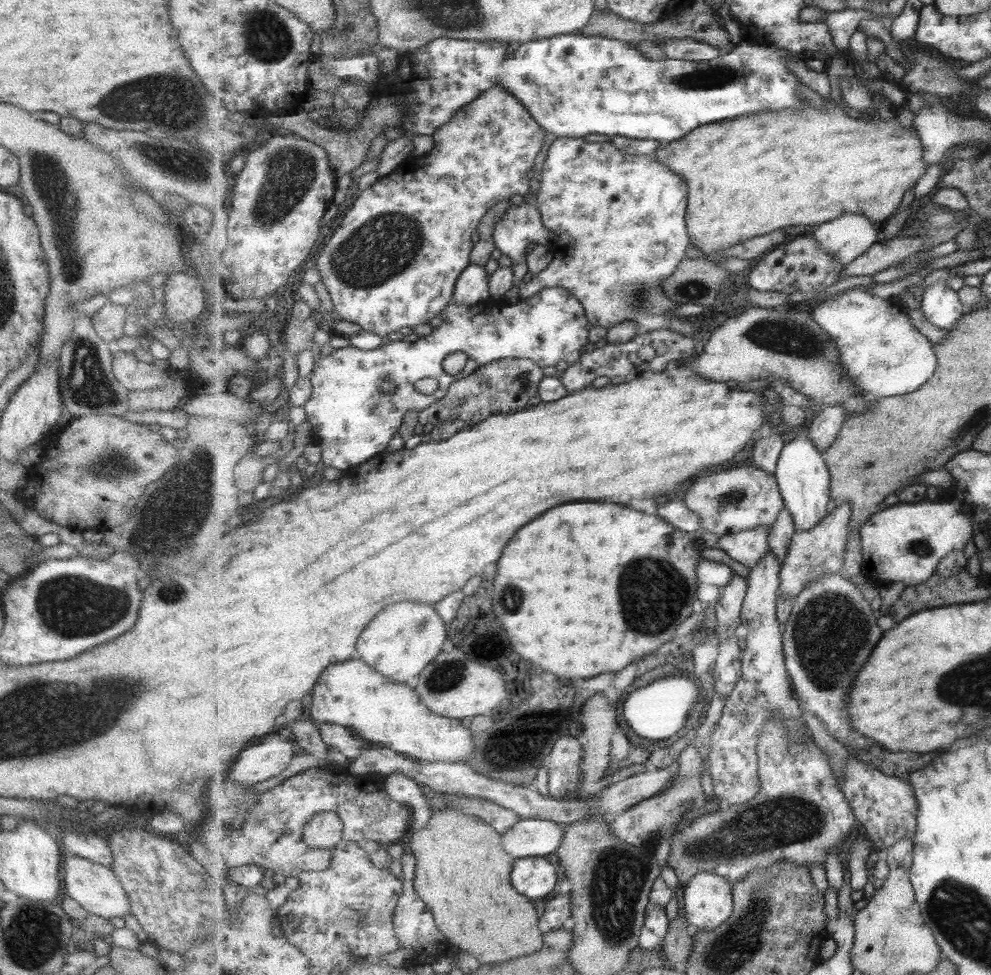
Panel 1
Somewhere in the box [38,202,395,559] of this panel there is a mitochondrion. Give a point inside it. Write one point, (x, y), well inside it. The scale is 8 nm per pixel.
(87, 386)

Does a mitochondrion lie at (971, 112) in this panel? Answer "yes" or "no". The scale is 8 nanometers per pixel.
no

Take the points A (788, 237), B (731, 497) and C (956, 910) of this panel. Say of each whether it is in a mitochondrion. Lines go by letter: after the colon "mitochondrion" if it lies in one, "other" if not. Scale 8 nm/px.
A: other
B: mitochondrion
C: mitochondrion

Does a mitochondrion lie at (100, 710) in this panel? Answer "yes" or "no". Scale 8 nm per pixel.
yes

